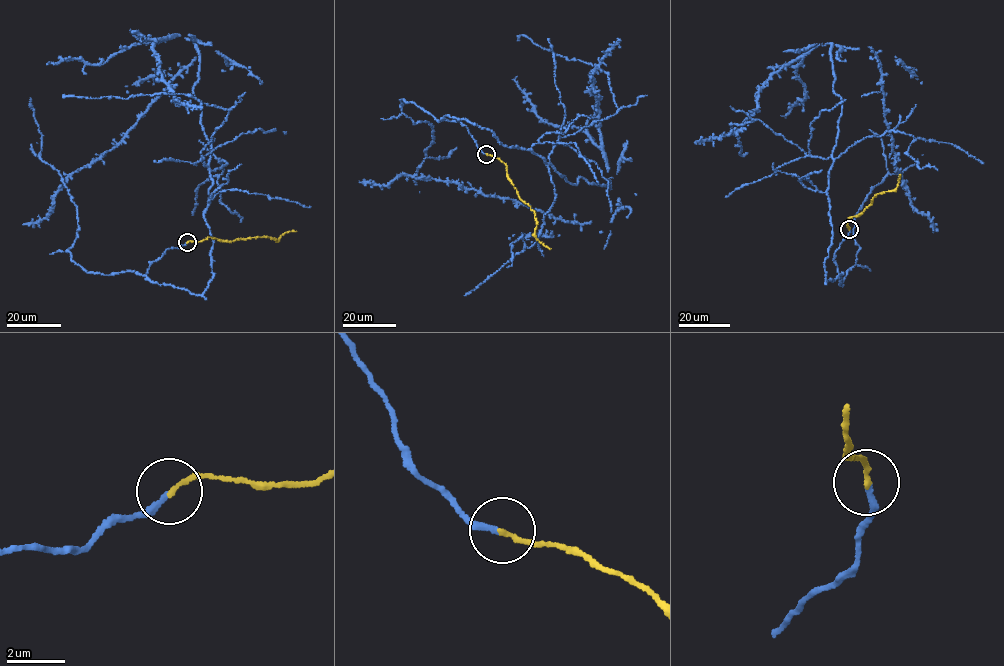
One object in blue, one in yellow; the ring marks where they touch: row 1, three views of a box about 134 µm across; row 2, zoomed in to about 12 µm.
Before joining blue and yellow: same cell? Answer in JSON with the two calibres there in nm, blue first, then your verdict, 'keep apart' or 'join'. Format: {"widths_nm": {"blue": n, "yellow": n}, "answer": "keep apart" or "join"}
{"widths_nm": {"blue": 200, "yellow": 170}, "answer": "join"}

